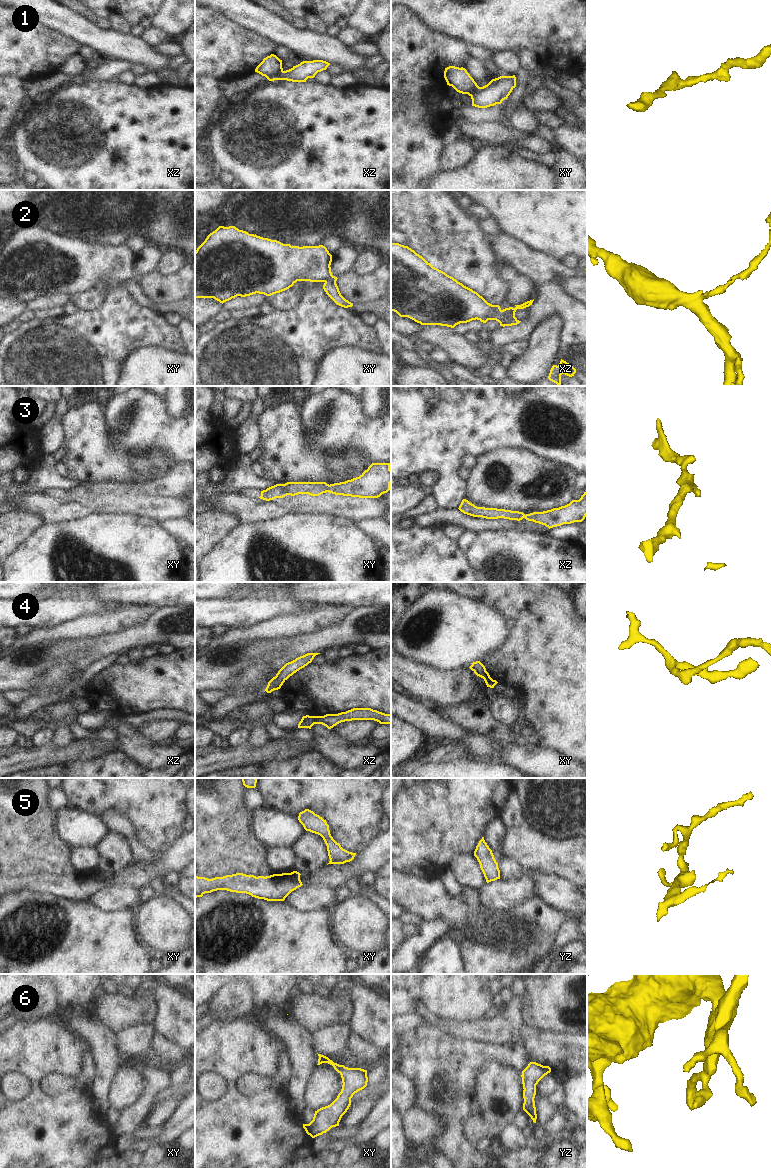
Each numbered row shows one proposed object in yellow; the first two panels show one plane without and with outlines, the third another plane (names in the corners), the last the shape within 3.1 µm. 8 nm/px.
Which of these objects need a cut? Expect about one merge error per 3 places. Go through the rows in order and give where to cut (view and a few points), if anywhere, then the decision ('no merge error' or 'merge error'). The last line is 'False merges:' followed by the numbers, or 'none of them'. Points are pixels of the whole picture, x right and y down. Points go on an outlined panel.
1: xy (479, 87), (470, 95) | merge error
2: xy (325, 281), (335, 283) | merge error
3: no cut | no merge error
4: no cut | no merge error
5: no cut | no merge error
6: no cut | no merge error
False merges: 1, 2

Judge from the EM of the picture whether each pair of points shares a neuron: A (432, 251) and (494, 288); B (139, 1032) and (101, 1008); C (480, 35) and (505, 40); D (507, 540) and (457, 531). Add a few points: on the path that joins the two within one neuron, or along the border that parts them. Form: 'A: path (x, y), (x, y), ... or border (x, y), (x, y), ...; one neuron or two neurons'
A: path (447, 251), (467, 268), (475, 269), (479, 273); one neuron
B: border (153, 1026), (147, 1023), (134, 1023), (116, 1033); two neurons
C: path (486, 35), (499, 35); one neuron
D: border (465, 530), (456, 540); two neurons

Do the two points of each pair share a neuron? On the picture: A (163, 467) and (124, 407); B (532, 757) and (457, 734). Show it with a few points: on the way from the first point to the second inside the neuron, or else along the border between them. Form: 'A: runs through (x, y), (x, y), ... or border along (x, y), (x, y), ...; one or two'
A: border along (127, 451), (145, 454), (161, 448), (170, 459); two
B: runs through (513, 755), (503, 755), (495, 749), (476, 745); one

